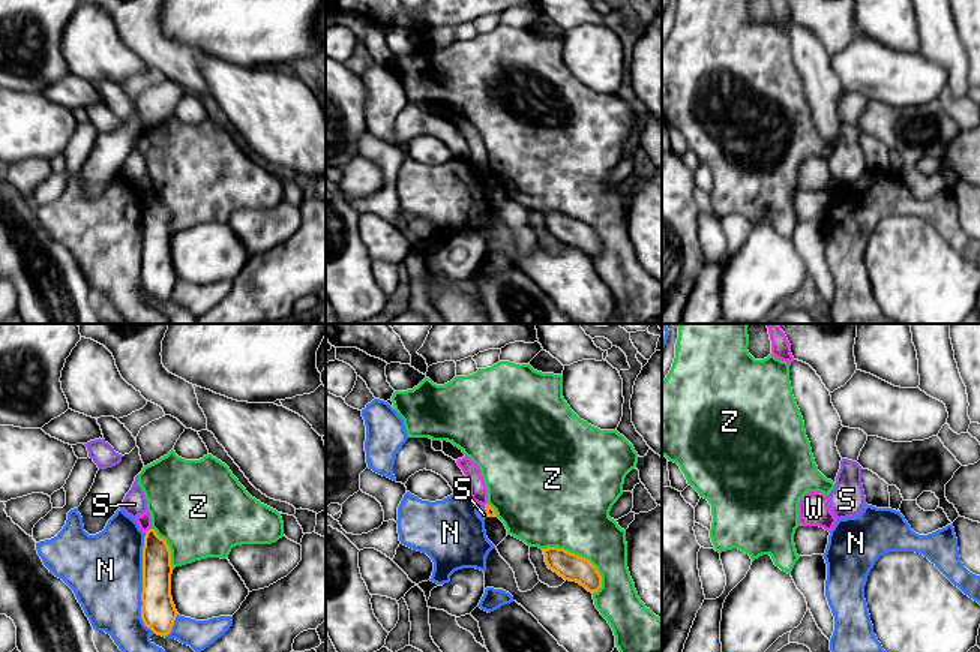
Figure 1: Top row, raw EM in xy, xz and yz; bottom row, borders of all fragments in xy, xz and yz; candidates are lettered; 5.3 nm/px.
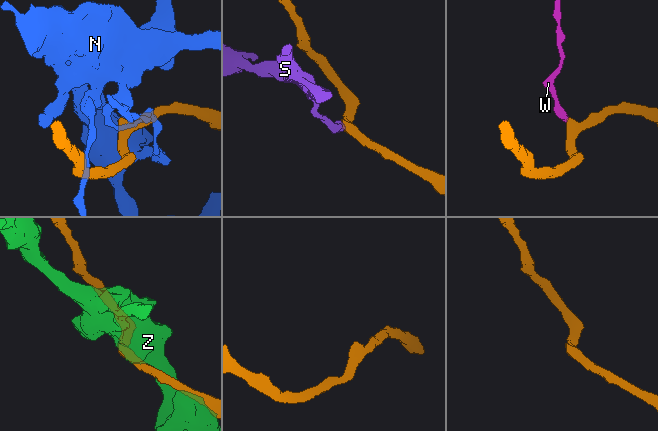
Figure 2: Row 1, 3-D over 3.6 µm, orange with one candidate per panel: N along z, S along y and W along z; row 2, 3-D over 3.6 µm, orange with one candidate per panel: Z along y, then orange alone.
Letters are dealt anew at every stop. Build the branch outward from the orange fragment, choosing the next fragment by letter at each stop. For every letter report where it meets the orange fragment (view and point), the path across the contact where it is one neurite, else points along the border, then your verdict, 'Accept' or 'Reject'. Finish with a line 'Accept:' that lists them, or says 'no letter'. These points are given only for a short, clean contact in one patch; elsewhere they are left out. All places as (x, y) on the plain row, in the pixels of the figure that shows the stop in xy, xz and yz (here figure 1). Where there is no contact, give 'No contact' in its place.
N: Touches orange at xy (143, 249). Reject
S: Touches orange at xz (486, 176). Boundary: xz (483, 170), (488, 180). Reject
W: Touches orange at xy (149, 194). Boundary: xy (150, 192), (144, 197). Reject
Z: Touches orange at xz (577, 219). Reject
Accept: no letter

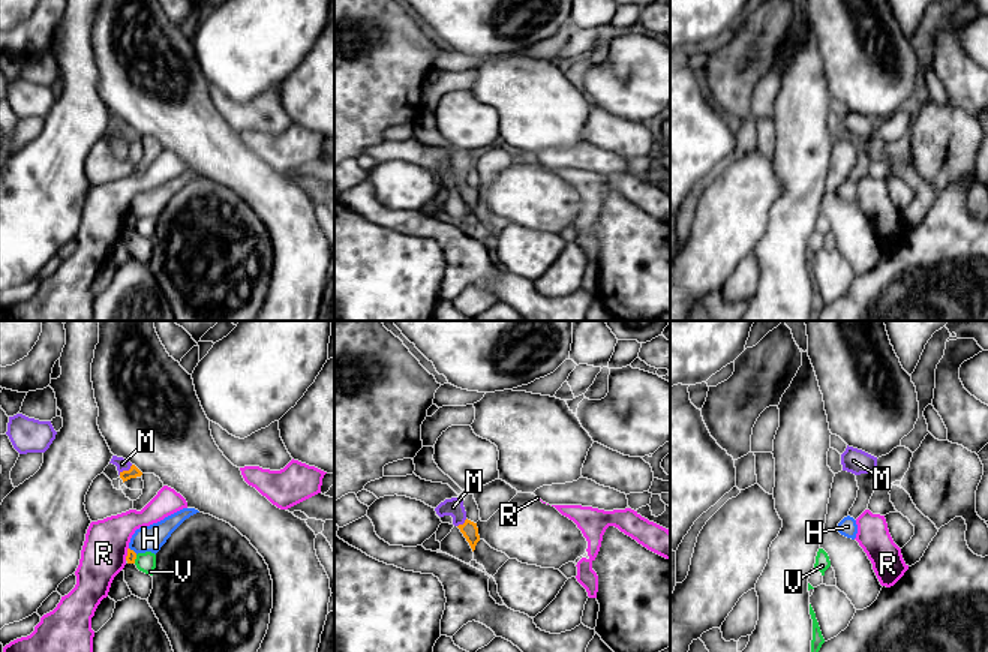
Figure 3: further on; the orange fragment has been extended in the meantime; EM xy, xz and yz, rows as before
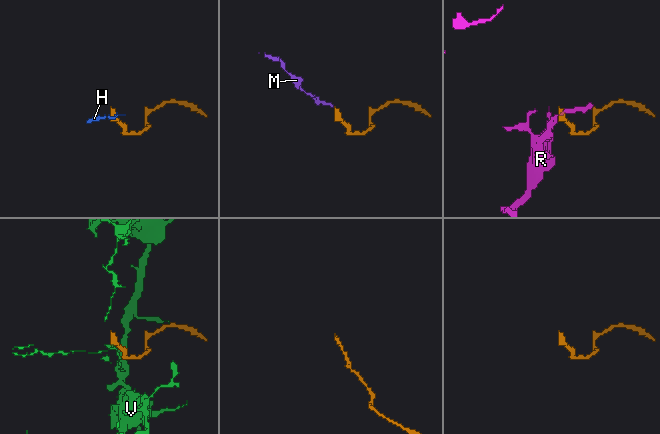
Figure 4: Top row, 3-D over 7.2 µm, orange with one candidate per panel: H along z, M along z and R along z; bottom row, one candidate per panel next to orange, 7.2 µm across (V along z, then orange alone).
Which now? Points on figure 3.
H: Touches orange at xy (132, 215). Boundary: xy (129, 212), (137, 218). Reject
M: Touches orange at xy (125, 135). Path across: xy (134, 135), (125, 135), (122, 128). Accept
R: Touches orange at xy (128, 218). Boundary: xy (128, 212), (125, 224). Reject
V: Touches orange at xy (135, 222). Boundary: xy (137, 219), (134, 227). Reject
Accept: M

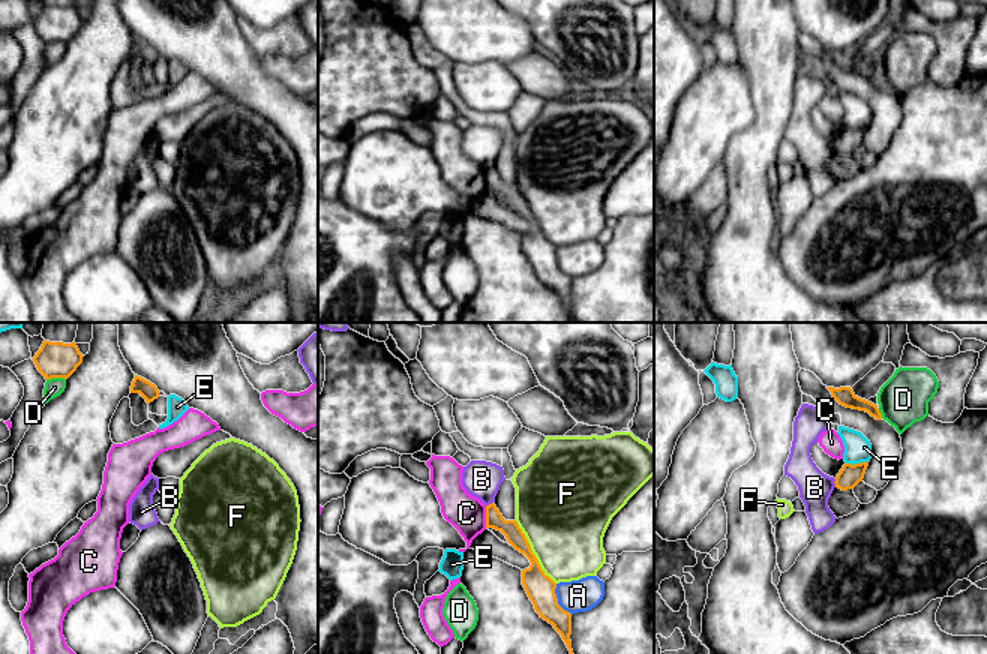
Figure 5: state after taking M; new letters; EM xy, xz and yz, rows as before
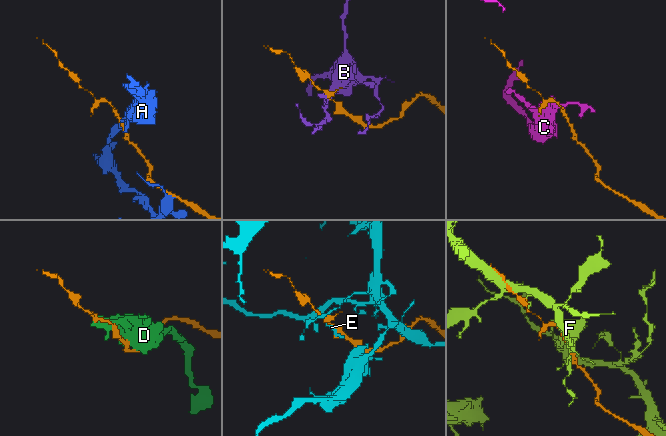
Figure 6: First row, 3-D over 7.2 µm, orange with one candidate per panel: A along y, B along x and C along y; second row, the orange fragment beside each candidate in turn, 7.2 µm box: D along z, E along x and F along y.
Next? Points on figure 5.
A: Touches orange at xz (557, 264). Reject
B: Touches orange at yz (834, 146). Reject
C: Touches orange at xz (486, 180). Boundary: xz (485, 170), (486, 191). Reject
D: Touches orange at xy (56, 41). Reject
E: Touches orange at yz (857, 128). Boundary: yz (869, 123), (860, 128), (846, 128). Reject
F: Touches orange at xz (531, 216). Reject
Accept: no letter

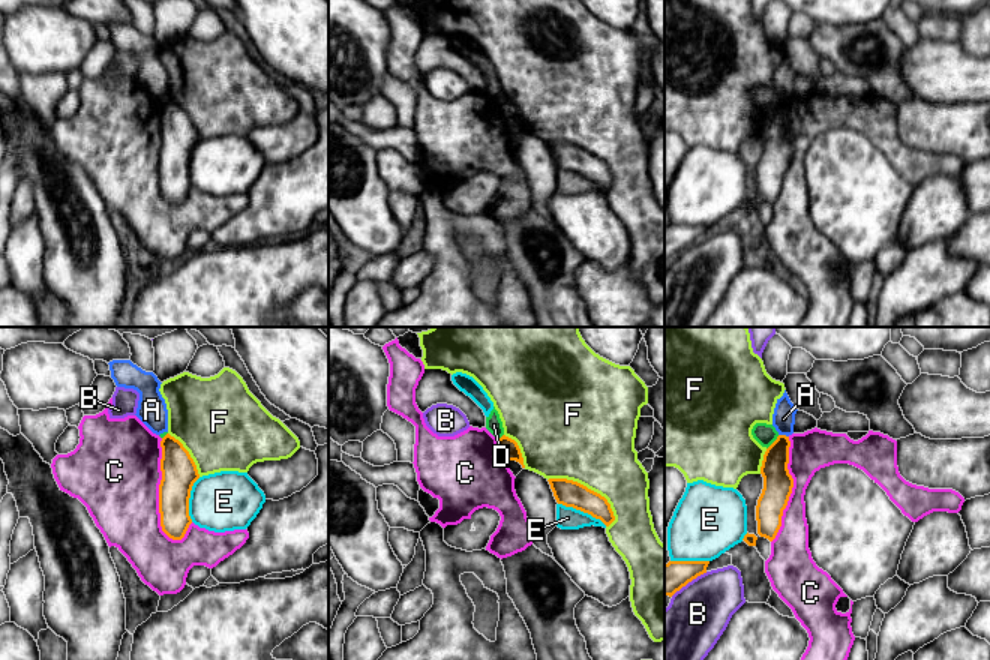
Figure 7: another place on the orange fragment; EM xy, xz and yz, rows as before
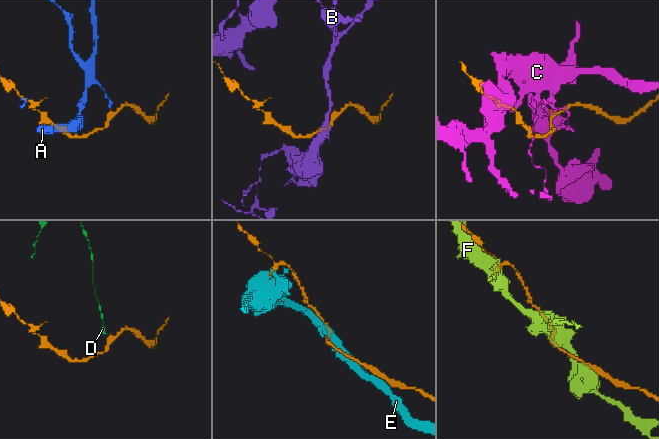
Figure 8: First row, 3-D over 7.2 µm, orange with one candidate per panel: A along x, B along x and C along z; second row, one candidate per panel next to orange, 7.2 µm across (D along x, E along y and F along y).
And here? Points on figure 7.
A: Touches orange at yz (783, 99). Boundary: yz (779, 98), (788, 101). Reject
B: Touches orange at yz (689, 245). Boundary: yz (707, 236), (693, 242), (671, 260). Reject
C: Touches orange at xy (159, 158). Reject
D: Touches orange at yz (773, 107). Boundary: yz (779, 99), (767, 113). Reject
E: Touches orange at xz (582, 174). Reject
F: Touches orange at xz (585, 150). Reject
Accept: no letter

